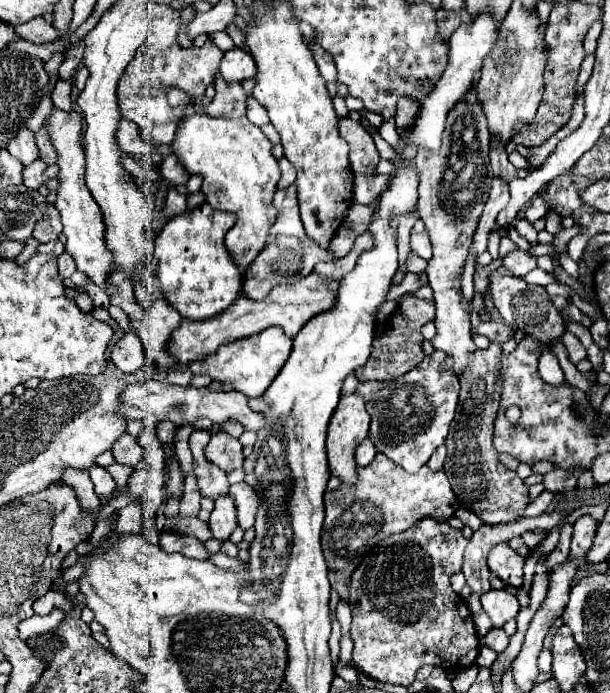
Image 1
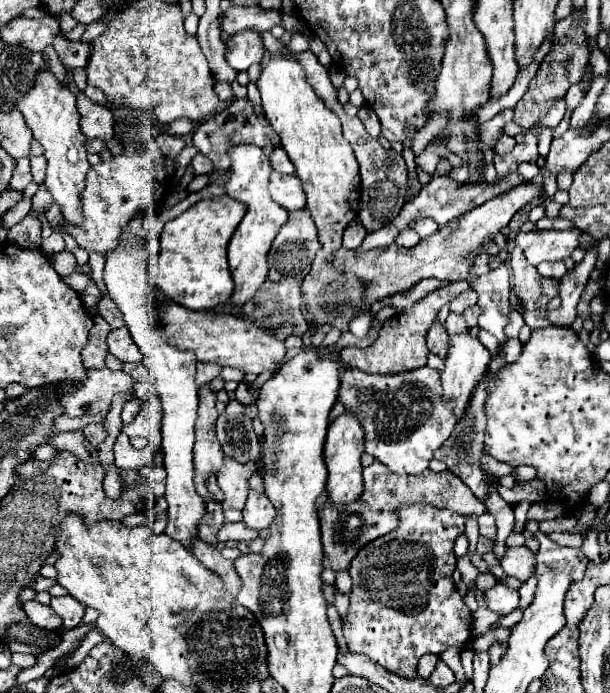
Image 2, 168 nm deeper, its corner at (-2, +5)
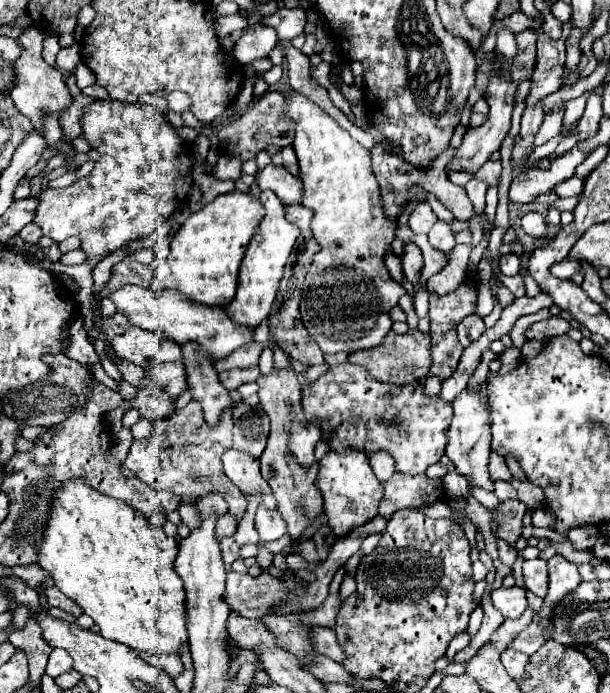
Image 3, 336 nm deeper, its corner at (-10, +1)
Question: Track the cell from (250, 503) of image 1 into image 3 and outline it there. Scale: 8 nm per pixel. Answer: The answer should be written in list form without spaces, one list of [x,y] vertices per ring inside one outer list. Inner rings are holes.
[[[258,506],[254,526],[256,526],[256,532],[260,534],[262,542],[272,542],[286,534],[286,522],[276,508],[268,510],[264,506]]]

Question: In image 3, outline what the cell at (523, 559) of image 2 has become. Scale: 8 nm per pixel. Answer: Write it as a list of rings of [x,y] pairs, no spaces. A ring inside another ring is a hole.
[[[534,558],[534,560],[524,560],[524,582],[526,588],[530,592],[534,592],[536,596],[546,594],[548,590],[548,570],[546,570],[546,562],[542,558]]]

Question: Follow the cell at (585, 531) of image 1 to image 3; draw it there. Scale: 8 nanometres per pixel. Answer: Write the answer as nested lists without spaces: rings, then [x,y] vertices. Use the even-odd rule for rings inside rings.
[[[556,555],[548,560],[548,574],[550,574],[550,588],[544,598],[544,606],[540,610],[540,620],[538,620],[544,640],[548,640],[546,624],[552,624],[556,606],[564,600],[564,596],[568,596],[582,584],[582,576],[578,576],[578,566],[570,564],[561,555]]]

